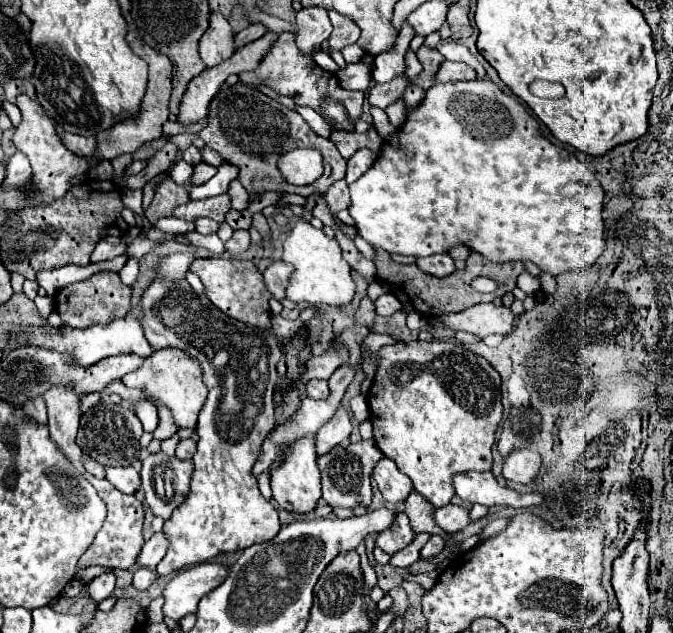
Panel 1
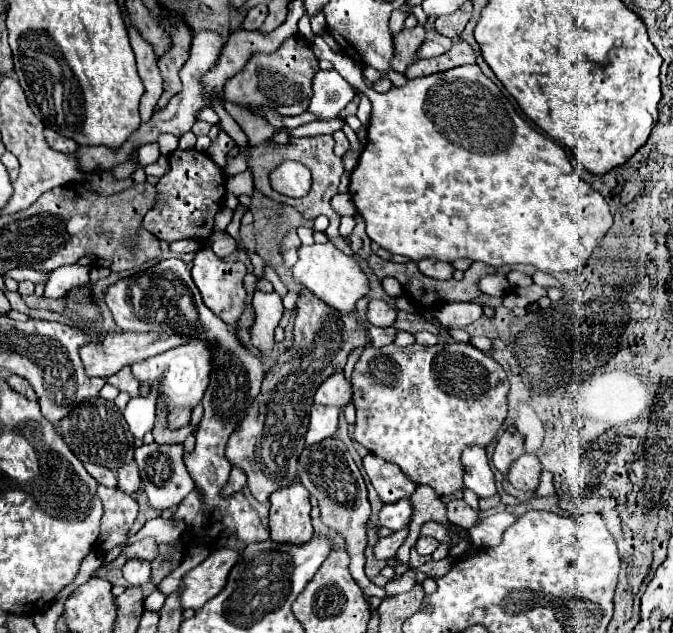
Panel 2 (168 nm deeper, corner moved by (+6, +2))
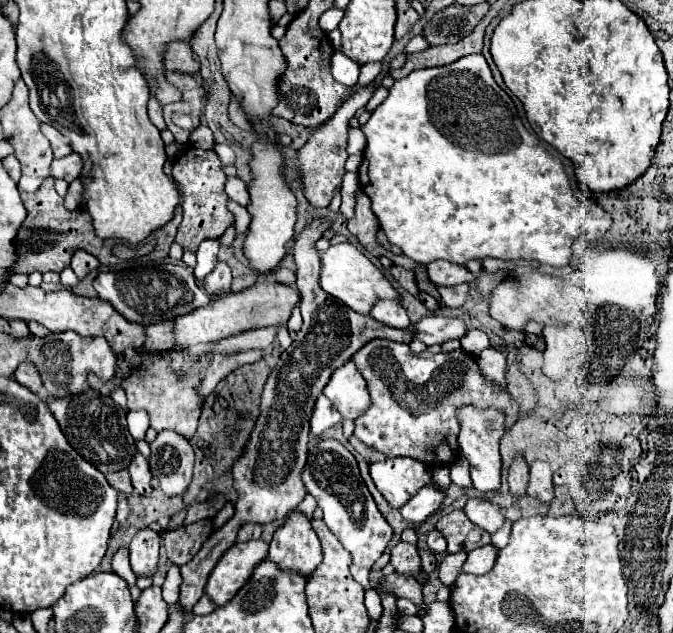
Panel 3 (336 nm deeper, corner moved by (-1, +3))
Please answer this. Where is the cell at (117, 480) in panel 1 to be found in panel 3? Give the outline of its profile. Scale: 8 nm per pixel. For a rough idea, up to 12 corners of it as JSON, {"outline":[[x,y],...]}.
{"outline":[[136,454],[128,472],[134,490],[150,496],[152,474],[148,460]]}

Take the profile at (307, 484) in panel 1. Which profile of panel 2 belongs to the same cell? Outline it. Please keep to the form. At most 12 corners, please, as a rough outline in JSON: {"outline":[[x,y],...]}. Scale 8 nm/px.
{"outline":[[293,481],[269,497],[273,541],[313,537],[309,493]]}

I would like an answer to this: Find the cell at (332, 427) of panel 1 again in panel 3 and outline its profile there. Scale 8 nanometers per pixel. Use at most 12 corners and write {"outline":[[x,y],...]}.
{"outline":[[318,396],[310,426],[318,436],[342,418],[326,400]]}

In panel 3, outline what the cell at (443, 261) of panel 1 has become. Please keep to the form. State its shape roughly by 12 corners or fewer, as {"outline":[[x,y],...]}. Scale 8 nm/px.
{"outline":[[430,262],[430,282],[436,286],[458,286],[476,280],[464,266]]}

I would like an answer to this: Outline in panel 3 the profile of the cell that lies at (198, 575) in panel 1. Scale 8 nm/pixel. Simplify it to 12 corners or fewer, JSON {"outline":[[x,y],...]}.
{"outline":[[268,542],[234,544],[212,570],[206,596],[222,606],[268,556]]}

